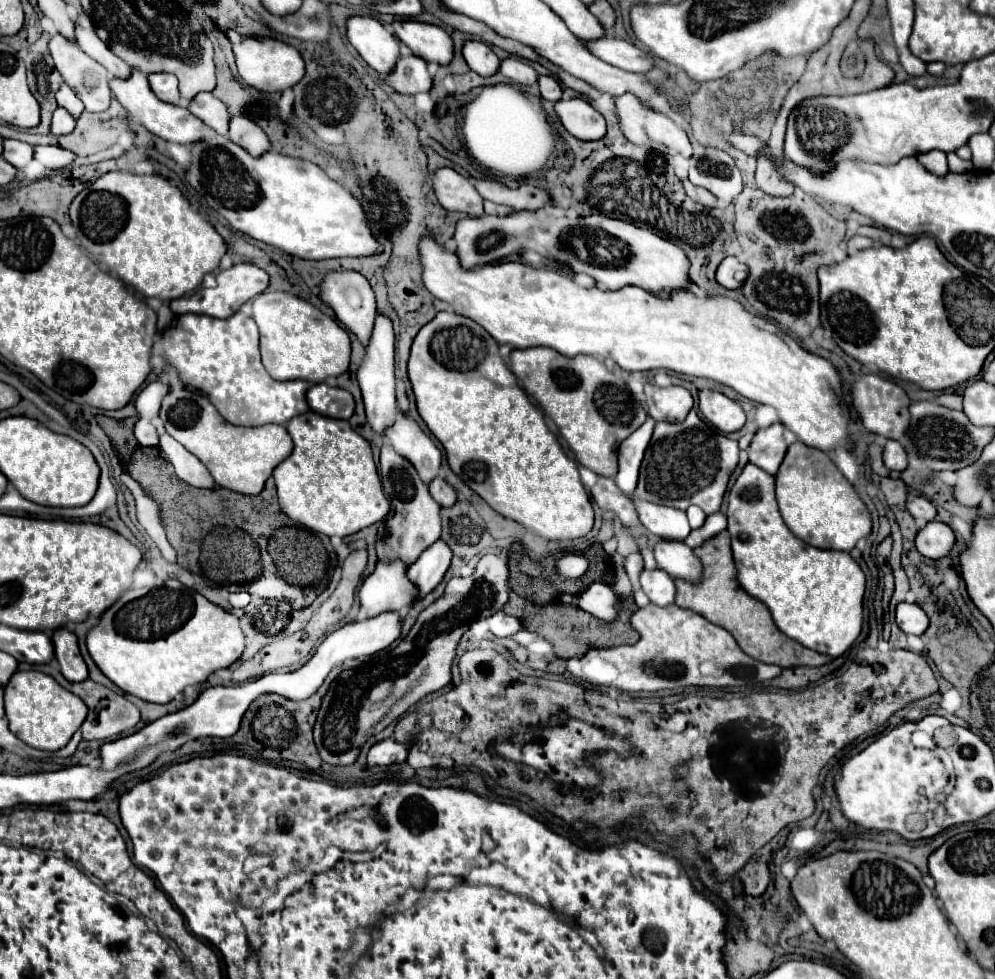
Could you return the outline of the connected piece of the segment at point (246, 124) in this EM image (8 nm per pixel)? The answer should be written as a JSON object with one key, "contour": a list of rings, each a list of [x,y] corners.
{"contour":[[[233,115],[231,117],[229,137],[231,137],[231,141],[243,145],[253,155],[263,155],[263,151],[271,149],[265,131],[245,115]]]}

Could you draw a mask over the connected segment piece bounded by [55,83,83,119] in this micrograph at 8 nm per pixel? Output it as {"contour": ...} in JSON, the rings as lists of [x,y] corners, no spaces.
{"contour":[[[67,83],[61,85],[61,89],[57,91],[55,97],[57,97],[59,107],[65,107],[67,111],[71,111],[75,119],[81,115],[81,111],[83,111],[83,103],[81,103],[81,99],[75,95],[75,91],[73,91]]]}

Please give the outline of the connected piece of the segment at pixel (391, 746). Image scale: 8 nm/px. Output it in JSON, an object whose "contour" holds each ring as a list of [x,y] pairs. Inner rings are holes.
{"contour":[[[393,739],[375,743],[367,755],[367,765],[391,765],[391,763],[403,763],[407,757],[409,743],[397,743]]]}

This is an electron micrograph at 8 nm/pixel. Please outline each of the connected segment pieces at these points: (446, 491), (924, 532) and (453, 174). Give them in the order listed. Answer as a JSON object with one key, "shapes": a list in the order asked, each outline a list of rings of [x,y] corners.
{"shapes":[[[[435,479],[435,481],[431,481],[431,485],[429,485],[429,493],[431,493],[431,497],[441,505],[441,507],[451,507],[453,503],[455,503],[455,491],[453,491],[453,487],[449,487],[443,479]]],[[[931,521],[917,533],[917,549],[929,559],[943,559],[955,545],[955,533],[947,523]]],[[[449,167],[437,169],[433,177],[433,191],[437,201],[447,211],[467,213],[469,217],[483,217],[483,199],[469,179]]]]}

